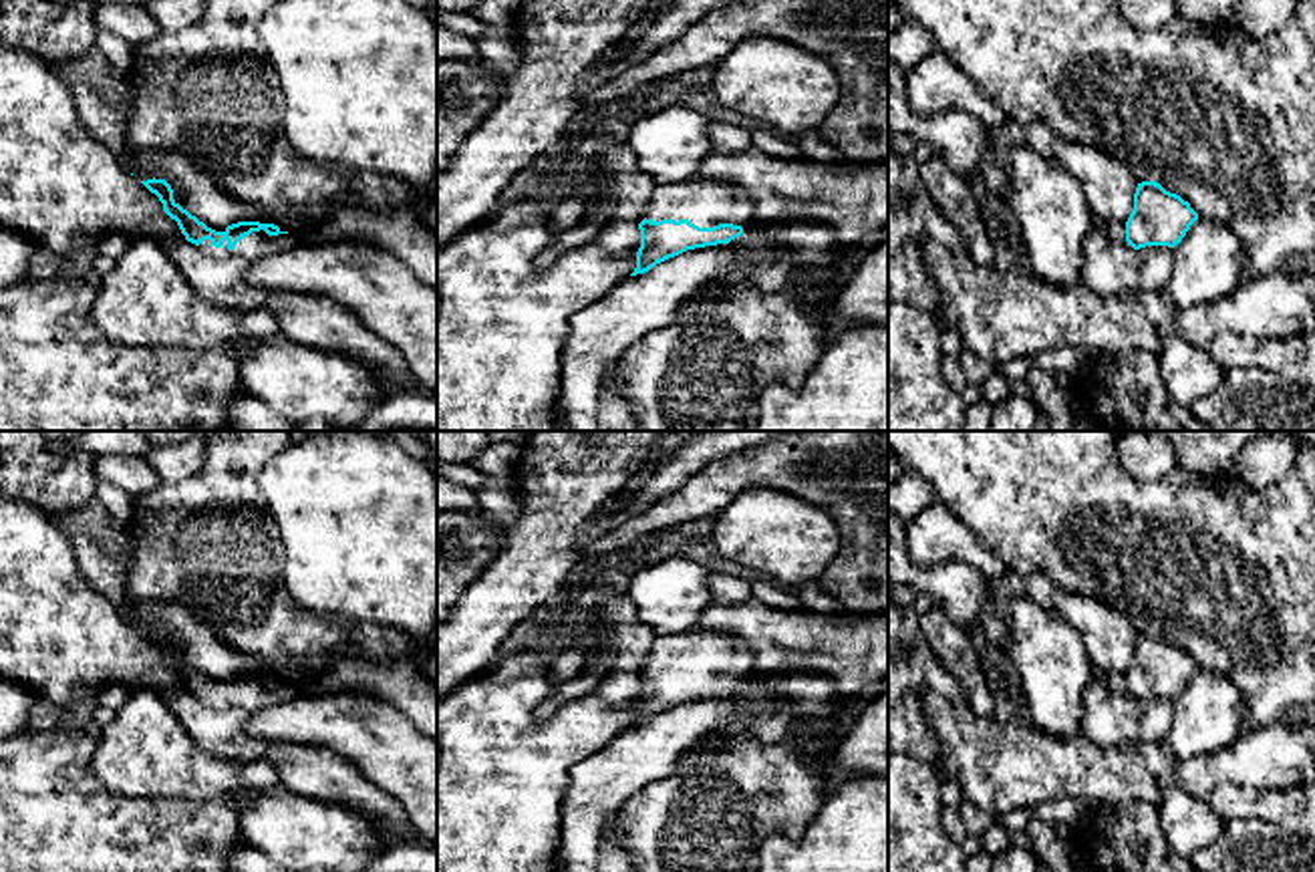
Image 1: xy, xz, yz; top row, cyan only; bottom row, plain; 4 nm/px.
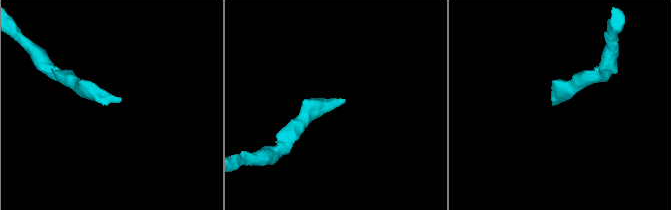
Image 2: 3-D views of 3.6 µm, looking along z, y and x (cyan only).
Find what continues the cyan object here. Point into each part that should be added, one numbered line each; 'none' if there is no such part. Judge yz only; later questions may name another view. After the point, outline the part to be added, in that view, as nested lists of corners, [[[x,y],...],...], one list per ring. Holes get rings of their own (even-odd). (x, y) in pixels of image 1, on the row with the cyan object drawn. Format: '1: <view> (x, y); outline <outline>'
1: yz (1116, 228); outline [[[1112,222],[1110,224],[1110,240],[1118,246],[1126,246],[1126,224],[1122,222]]]

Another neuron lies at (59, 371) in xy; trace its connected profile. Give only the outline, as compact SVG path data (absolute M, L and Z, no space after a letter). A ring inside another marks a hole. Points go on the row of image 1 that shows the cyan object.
M81 278L0 286L0 431L232 431L238 360L177 346L125 346L99 326L99 290Z

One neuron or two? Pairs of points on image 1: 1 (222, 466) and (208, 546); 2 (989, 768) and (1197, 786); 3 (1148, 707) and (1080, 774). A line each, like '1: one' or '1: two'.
1: one
2: one
3: two

